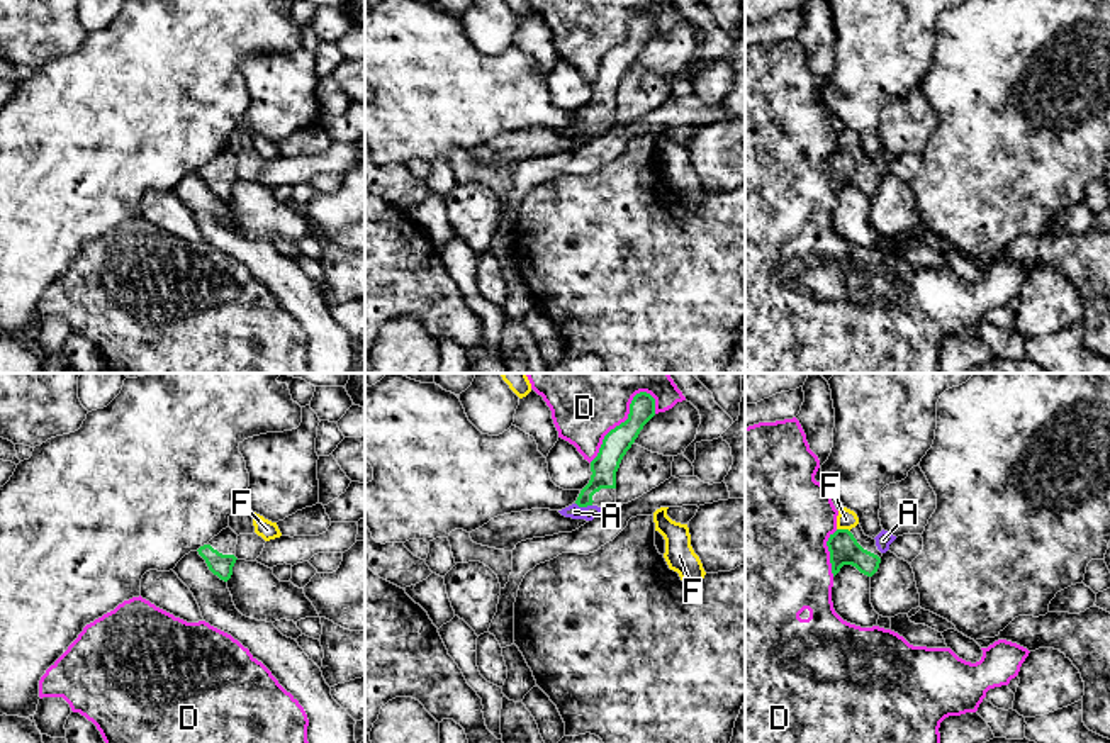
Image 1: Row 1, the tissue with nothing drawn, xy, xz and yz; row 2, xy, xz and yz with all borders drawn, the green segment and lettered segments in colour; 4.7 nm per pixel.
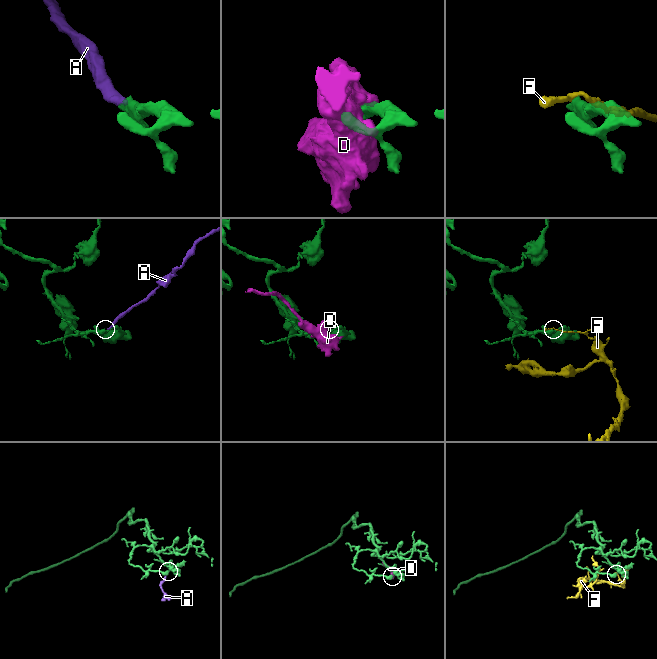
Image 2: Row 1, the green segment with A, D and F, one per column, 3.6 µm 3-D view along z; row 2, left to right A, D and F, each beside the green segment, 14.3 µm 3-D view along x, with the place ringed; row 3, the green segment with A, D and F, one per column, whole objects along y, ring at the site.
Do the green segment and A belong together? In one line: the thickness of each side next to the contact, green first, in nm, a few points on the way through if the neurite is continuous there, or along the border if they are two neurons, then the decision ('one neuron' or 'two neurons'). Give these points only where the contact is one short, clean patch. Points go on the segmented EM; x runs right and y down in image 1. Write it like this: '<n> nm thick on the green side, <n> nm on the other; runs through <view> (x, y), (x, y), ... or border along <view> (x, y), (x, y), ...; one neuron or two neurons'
120 nm thick on the green side, 70 nm on the other; runs through xz (605, 465), (584, 506), (574, 511); one neuron

